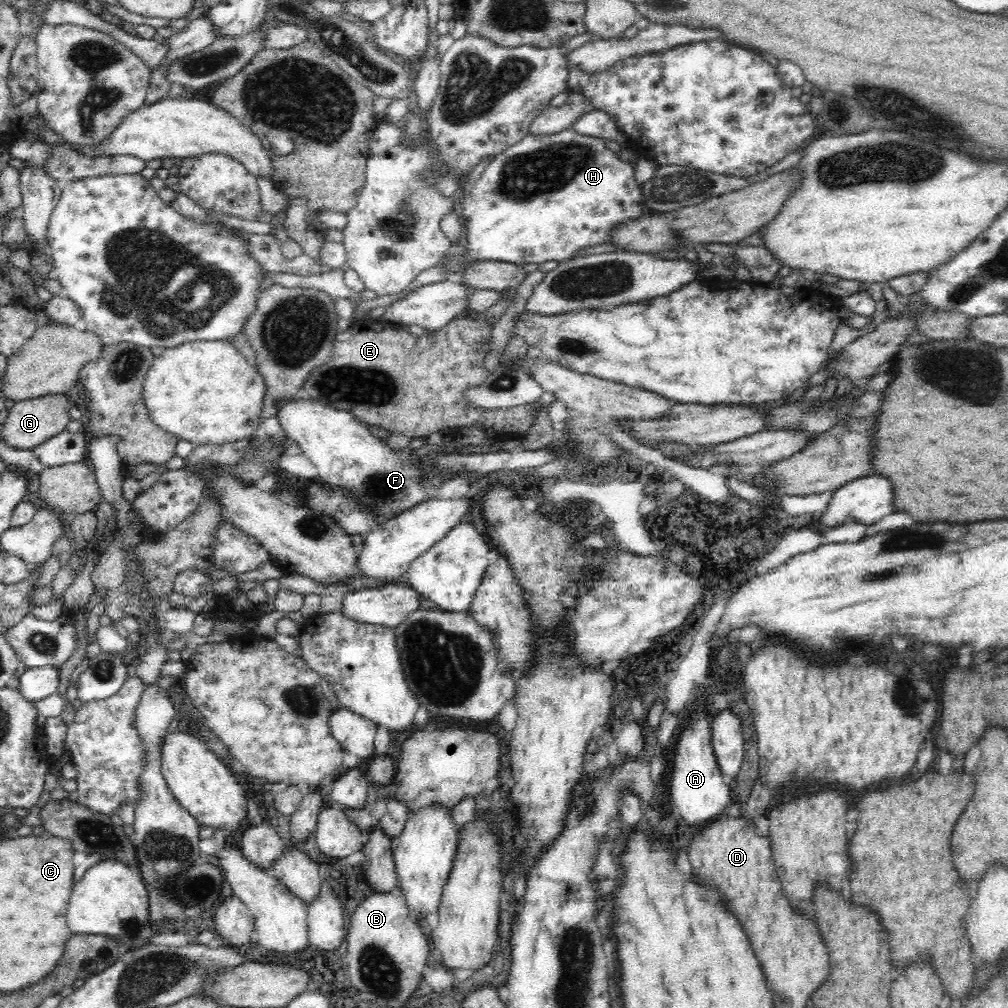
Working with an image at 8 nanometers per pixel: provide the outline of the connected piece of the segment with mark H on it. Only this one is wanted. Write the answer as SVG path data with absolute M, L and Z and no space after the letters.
M573 128L560 131L554 134L542 134L534 135L528 134L509 146L506 150L503 150L500 154L497 154L482 176L476 181L471 182L466 190L461 194L464 197L462 200L462 218L464 218L463 224L466 224L466 258L458 264L454 264L450 268L450 274L458 274L460 270L464 270L466 266L471 265L472 262L494 260L494 262L512 263L515 265L530 264L542 264L542 262L550 262L550 260L556 260L561 263L562 261L568 261L572 259L572 256L580 250L580 248L586 248L586 246L594 246L594 244L608 243L608 232L614 226L620 225L620 222L630 220L630 218L640 218L644 214L644 204L642 204L642 189L639 182L635 179L635 168L633 163L626 163L616 155L616 149L612 149L608 142L604 139L578 134Z

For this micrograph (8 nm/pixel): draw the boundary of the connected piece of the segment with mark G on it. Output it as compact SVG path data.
M52 394L16 402L10 408L8 418L3 424L2 441L17 450L33 451L36 446L65 431L66 425L70 421L71 408L66 394Z

